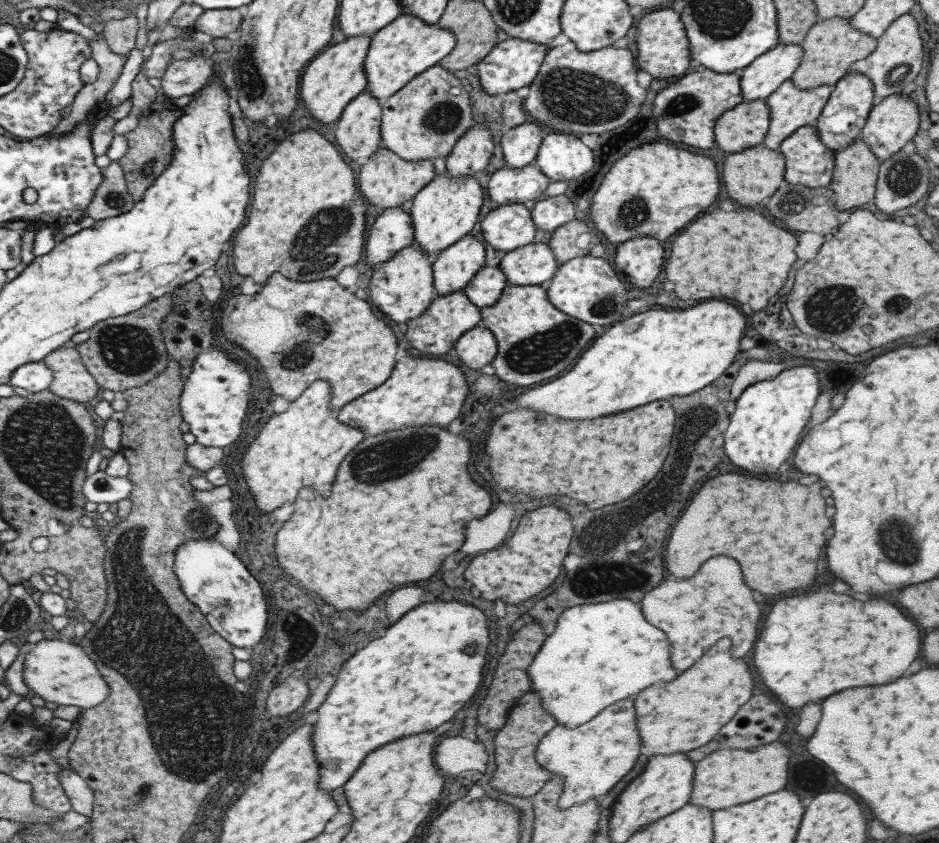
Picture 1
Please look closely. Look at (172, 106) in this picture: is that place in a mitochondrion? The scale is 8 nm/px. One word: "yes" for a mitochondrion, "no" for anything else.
no

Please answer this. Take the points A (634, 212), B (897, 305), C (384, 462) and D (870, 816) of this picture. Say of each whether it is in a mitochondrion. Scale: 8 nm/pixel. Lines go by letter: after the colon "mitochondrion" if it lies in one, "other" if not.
A: mitochondrion
B: mitochondrion
C: mitochondrion
D: other

